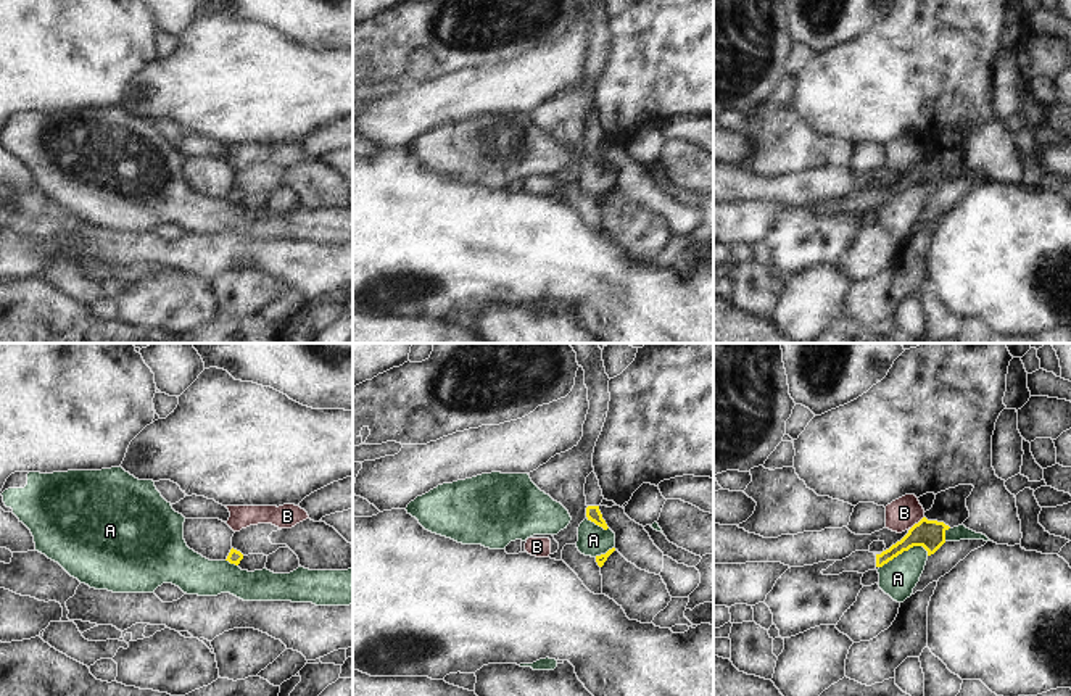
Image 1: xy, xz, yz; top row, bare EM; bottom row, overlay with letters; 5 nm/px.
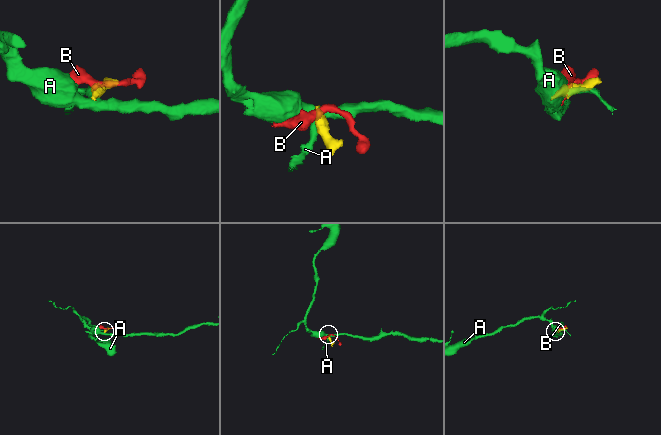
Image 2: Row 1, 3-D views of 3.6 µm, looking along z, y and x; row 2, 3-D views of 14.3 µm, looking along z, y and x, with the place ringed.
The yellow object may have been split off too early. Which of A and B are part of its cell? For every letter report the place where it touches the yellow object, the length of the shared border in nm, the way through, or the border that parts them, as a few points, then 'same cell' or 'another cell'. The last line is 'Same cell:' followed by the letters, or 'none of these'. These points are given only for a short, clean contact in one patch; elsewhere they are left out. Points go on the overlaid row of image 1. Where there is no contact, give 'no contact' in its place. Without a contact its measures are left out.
A: meets yellow in yz at (904, 550); contact 260 nm long; border along yz (928, 551), (922, 546), (910, 546), (880, 567); another cell
B: meets yellow in yz at (918, 522); contact 100 nm long; border along yz (923, 516), (910, 529); another cell
Same cell: none of these

